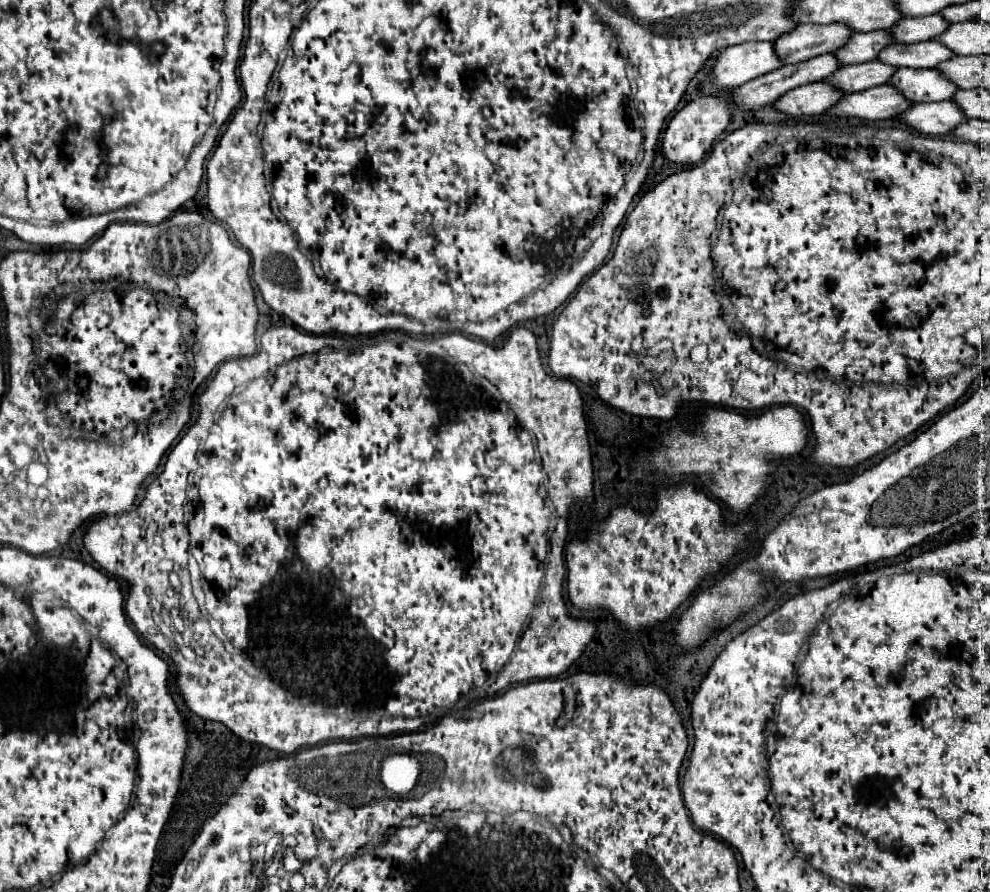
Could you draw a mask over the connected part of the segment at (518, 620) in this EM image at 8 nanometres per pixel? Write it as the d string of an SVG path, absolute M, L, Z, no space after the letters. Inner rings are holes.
M281 326L281 328L269 328L269 330L267 330L267 332L265 332L265 334L263 334L263 336L261 336L261 350L259 350L259 352L257 352L257 354L253 354L253 356L249 356L249 358L241 358L241 360L231 360L231 362L225 362L225 364L223 364L223 366L221 366L221 368L219 368L219 370L217 370L217 374L215 374L215 378L213 378L213 380L211 380L211 382L209 382L209 384L207 384L207 388L205 388L205 392L203 392L203 394L201 394L201 396L199 396L199 418L197 418L197 422L195 422L195 424L193 424L193 426L191 426L191 428L189 428L189 430L187 430L187 432L185 432L185 436L183 436L183 438L181 438L181 440L179 440L179 442L177 442L177 444L175 444L175 448L173 448L173 450L171 450L171 452L169 452L169 456L167 456L167 460L165 460L165 468L163 468L163 472L161 472L161 474L159 474L159 476L157 476L157 478L155 478L155 480L153 480L153 482L151 482L151 484L149 484L149 486L147 486L147 492L145 492L145 496L143 496L143 500L141 500L141 504L139 504L139 506L137 506L137 508L135 508L135 510L131 510L131 512L123 512L123 514L119 514L119 516L103 516L103 518L99 518L99 520L95 520L95 522L93 522L93 524L91 524L91 526L89 526L89 530L87 530L87 532L85 532L85 536L83 536L83 544L85 544L85 548L87 548L87 552L89 552L89 554L91 554L91 558L93 558L93 560L95 560L95 562L97 562L97 564L99 564L99 566L101 566L101 568L103 568L103 570L107 570L107 572L109 572L109 574L111 574L111 576L117 576L117 578L123 578L123 580L125 580L125 582L127 582L127 584L129 584L129 596L127 596L127 602L125 602L125 612L127 612L127 616L129 616L129 618L131 618L131 622L133 622L133 626L135 626L135 628L137 628L137 630L139 630L139 634L141 634L141 636L143 636L143 638L145 638L145 640L147 640L147 642L149 642L149 644L153 644L153 646L155 646L155 648L157 648L157 650L159 650L159 652L163 652L163 654L165 654L165 656L167 656L167 658L171 658L171 660L173 660L173 664L175 664L175 686L177 686L177 690L179 690L179 694L181 694L181 698L183 698L183 700L185 700L185 704L187 704L187 708L189 708L189 710L191 710L191 712L195 712L195 714L197 714L197 716L201 716L201 718L205 718L205 720L215 720L215 722L223 722L223 724L225 724L225 726L229 726L229 728L231 728L231 732L233 732L233 734L237 734L237 736L239 736L239 738L243 738L243 740L247 740L247 742L257 742L257 744L263 744L263 746L267 746L267 748L271 748L271 750L277 750L277 752L283 752L283 754L293 754L293 752L297 752L297 750L301 750L301 748L311 748L311 746L317 746L317 744L323 744L323 742L331 742L331 740L353 740L353 738L363 738L363 736L389 736L389 734L397 734L397 732L413 732L413 730L419 730L419 728L421 728L421 726L425 726L425 724L433 724L433 722L437 722L437 720L439 720L439 718L443 718L443 716L437 716L437 712L445 712L445 710L461 710L461 708L465 708L465 706L467 706L467 702L469 702L469 700L481 700L481 698L483 698L483 696L491 696L491 694L497 694L497 692L499 692L499 690L505 690L505 688L509 688L509 686L511 686L511 684L519 684L519 682L527 682L527 680L535 680L535 678L557 678L557 676L559 676L559 674L563 674L563 672L565 672L565 670L567 670L567 668L569 668L569 666L571 666L571 664L573 664L573 662L575 662L575 660L577 660L577 658L579 658L579 656L581 656L581 654L583 654L583 650L585 650L585 646L587 646L587 644L589 644L589 642L591 642L591 640L593 640L593 636L595 636L595 632L597 632L597 626L595 626L595 622L591 622L591 620L585 620L585 618L571 618L571 616L569 616L569 612L567 612L567 604L565 604L565 600L563 600L563 578L565 578L565 562L563 562L563 548L565 548L565 540L567 540L567 534L569 534L569 524L567 524L567 516L569 516L569 510L571 510L571 506L573 506L573 504L575 504L575 502L581 502L581 504L585 504L585 506L589 506L589 508L591 508L591 510L593 510L593 466L592 466L592 460L591 460L591 452L589 452L589 438L587 438L587 424L585 424L585 418L583 418L583 400L581 400L581 394L579 394L579 390L577 390L577 386L575 386L575 384L573 384L573 382L571 382L571 380L565 380L565 378L553 378L553 376L549 376L549 374L547 374L547 372L545 372L545 368L543 368L543 364L541 364L541 356L539 356L539 350L537 350L537 340L535 340L535 336L533 336L533 332L531 332L531 330L527 330L527 328L525 328L525 326L519 326L519 328L513 328L513 330L511 330L511 332L509 332L509 336L507 336L507 340L505 340L505 344L501 344L501 346L491 346L491 344L487 344L487 342L475 342L475 340L473 340L473 338L467 338L467 336L459 336L459 332L453 332L453 334L447 334L447 336L441 336L441 338L431 338L431 340L427 340L427 338L411 338L411 336L409 336L409 334L405 334L405 332L397 332L397 330L395 330L395 332L383 332L383 334L377 334L377 336L363 336L363 338L361 338L361 336L359 336L359 338L351 338L351 336L315 336L315 334L303 334L303 330L299 330L299 328L287 328L287 326ZM459 364L465 364L465 366L467 366L467 368L473 368L473 370L475 370L475 372L477 372L477 374L479 374L479 376L481 376L481 378L485 378L485 380L489 380L489 382L491 382L491 384L493 384L493 386L495 386L495 388L497 388L497 392L499 392L499 398L501 398L501 400L503 400L503 402L505 402L505 404L495 404L495 406L481 406L481 408L475 408L475 404L471 404L471 376L461 376L461 374L459 374ZM191 466L197 466L197 468L195 468L195 476L193 476L193 482L191 482L191 488L189 488L189 490L187 490L187 480L189 480L189 472L191 472ZM543 468L545 468L545 472L547 472L547 474L549 474L549 496L551 496L551 498L549 498L549 496L547 496L547 476L543 476ZM185 494L187 494L187 500L189 500L189 504L191 504L191 506L193 506L193 518L191 518L191 522L189 522L189 532L188 532L188 529L187 529L187 518L185 518ZM553 510L555 510L555 512L557 512L557 526L555 526L555 532L553 532L553 534L551 534L551 544L549 544L549 530L551 530L551 518L553 518ZM163 548L167 548L167 550L165 550L165 556L167 556L167 558L169 558L169 560L171 560L171 562L173 562L173 572L176 572L176 573L177 573L177 574L179 574L179 575L181 575L181 576L180 576L180 578L183 578L183 580L185 580L185 582L189 582L189 580L191 580L191 592L193 592L193 596L195 596L195 602L197 602L197 606L199 606L199 612L197 612L197 608L195 608L195 610L193 610L193 608L191 608L191 612L187 612L187 610L185 610L185 612L183 612L183 606L179 606L179 608L181 608L181 612L179 612L179 622L181 622L181 624L179 624L179 626L183 626L183 632L181 632L181 630L179 630L179 628L175 628L175 624L173 624L173 622L171 622L171 626L169 626L169 624L165 624L165 622L155 622L155 626L153 626L153 608L149 608L149 604L151 604L151 602L153 602L153 598L157 598L157 596L161 596L161 594L165 594L165 590L167 590L167 588L169 588L169 580L167 580L167 574L165 574L165 572L159 572L159 570L157 570L157 562L159 562L159 556L163 556ZM197 564L199 564L199 570L201 570L201 580L203 580L203 586L205 586L205 594L207 594L207 598L205 598L205 594L204 594L204 593L203 593L203 591L202 591L202 588L201 588L201 587L202 587L202 581L201 581L201 582L200 582L200 580L199 580L199 581L198 581L198 582L195 582L195 581L194 581L194 580L193 580L193 578L192 578L192 574L190 574L190 570L191 570L191 571L192 571L192 572L193 572L193 574L194 574L194 573L195 573L195 569L198 569L198 565L197 565ZM227 638L229 638L229 640L231 640L231 644L233 644L233 648L235 648L235 650L237 650L237 654L241 654L241 656L245 656L245 658L247 658L247 660L248 660L248 663L247 663L247 664L235 664L235 662L233 662L233 660L231 660L231 656L229 656L229 654L227 654L227 652L228 652L228 648L227 648L227 646L226 646L226 645L227 645L227 643L228 643L228 641L229 641L229 640L228 640L228 639L227 639Z

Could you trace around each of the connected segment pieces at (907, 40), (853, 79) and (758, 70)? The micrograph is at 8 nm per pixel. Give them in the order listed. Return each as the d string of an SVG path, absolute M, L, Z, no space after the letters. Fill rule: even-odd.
M931 14L923 18L903 16L893 28L889 28L889 32L891 36L895 36L895 42L899 44L913 44L913 42L923 42L939 36L941 32L947 30L947 26L949 22L945 22L939 14Z
M871 60L865 64L843 66L843 68L839 68L839 72L833 72L823 82L841 90L843 94L851 94L851 92L859 92L859 90L867 90L873 86L885 84L893 72L895 72L893 66L887 66L879 60Z
M745 42L719 52L713 62L713 70L709 72L709 80L719 90L731 90L781 66L783 64L773 50L773 42Z

